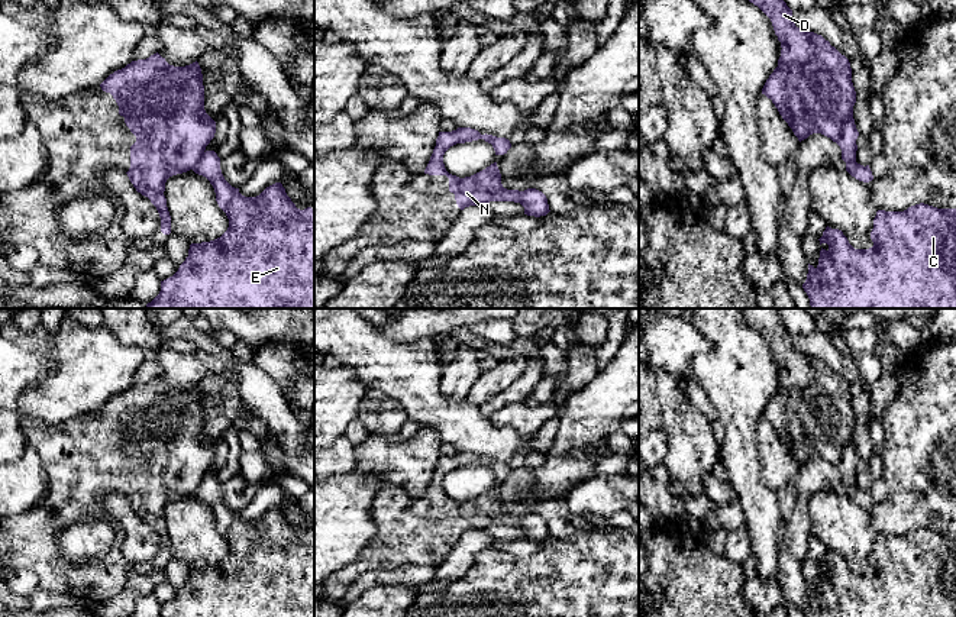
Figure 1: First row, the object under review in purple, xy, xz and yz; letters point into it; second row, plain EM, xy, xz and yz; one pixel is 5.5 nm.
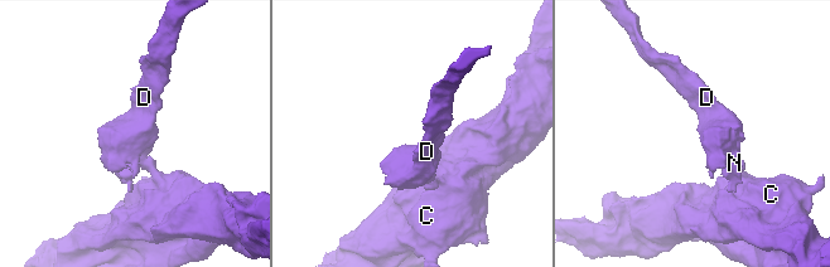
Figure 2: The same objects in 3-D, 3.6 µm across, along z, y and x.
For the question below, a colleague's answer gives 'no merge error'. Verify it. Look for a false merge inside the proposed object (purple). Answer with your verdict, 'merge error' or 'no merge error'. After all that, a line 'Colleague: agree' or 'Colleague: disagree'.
merge error
Colleague: disagree

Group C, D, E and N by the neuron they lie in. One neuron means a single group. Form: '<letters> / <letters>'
C E / D N

